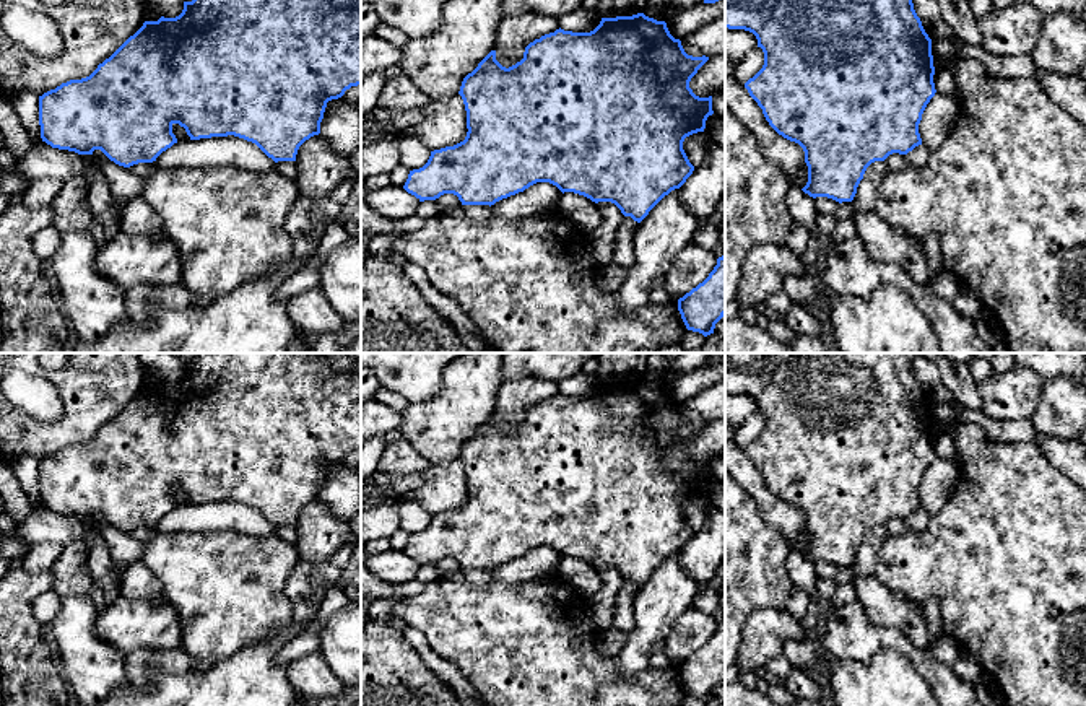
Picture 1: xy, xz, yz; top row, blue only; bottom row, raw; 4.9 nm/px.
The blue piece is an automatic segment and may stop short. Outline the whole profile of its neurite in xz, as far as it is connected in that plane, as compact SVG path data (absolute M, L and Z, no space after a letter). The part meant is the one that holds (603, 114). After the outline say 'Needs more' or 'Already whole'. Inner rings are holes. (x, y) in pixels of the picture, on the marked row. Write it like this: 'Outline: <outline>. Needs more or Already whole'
Outline: M644 13L632 16L602 18L600 24L590 33L572 33L559 28L554 33L545 34L530 42L525 47L523 59L509 68L502 67L496 60L496 50L491 50L478 63L478 67L463 78L458 91L467 111L468 132L465 140L454 146L431 151L431 156L423 168L410 171L403 189L415 195L419 202L436 200L444 194L454 194L458 197L462 205L491 207L502 198L523 192L536 182L550 182L563 194L574 192L590 198L595 203L611 202L624 216L631 216L634 221L641 223L665 195L675 189L680 189L694 171L694 166L689 163L683 150L683 142L693 133L704 132L706 120L714 114L714 111L712 96L696 96L689 88L689 81L707 60L709 57L706 55L688 55L681 46L681 41L670 34L665 21L657 21Z. Already whole

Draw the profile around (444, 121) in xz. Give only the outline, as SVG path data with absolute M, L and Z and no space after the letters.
M460 94L429 99L416 124L416 137L431 150L454 146L467 137L467 111Z

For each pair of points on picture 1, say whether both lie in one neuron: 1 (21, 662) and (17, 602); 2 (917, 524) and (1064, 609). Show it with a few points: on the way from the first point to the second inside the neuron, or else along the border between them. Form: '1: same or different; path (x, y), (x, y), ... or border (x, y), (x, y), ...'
1: same; path (21, 648), (17, 636), (17, 617)
2: different; border (930, 516), (924, 529), (911, 531)

